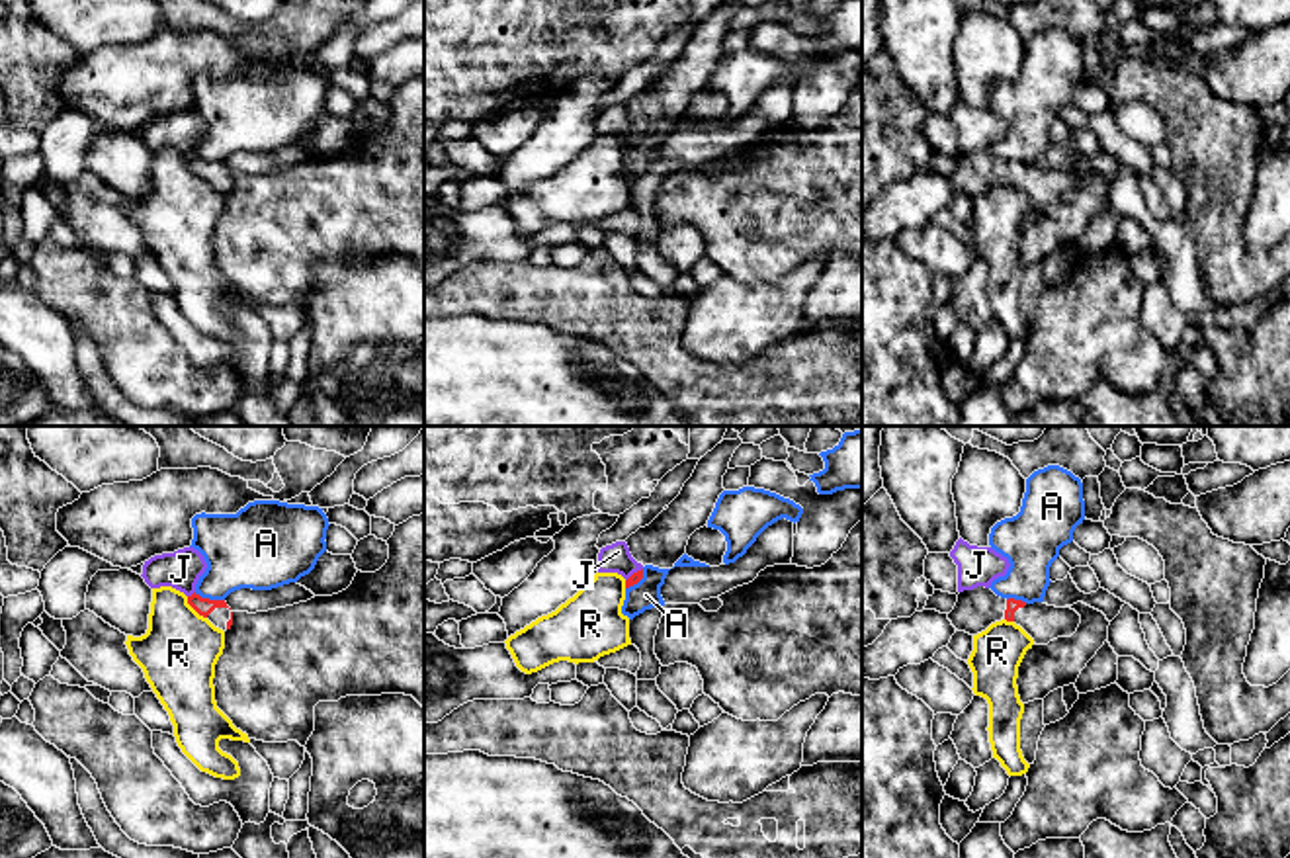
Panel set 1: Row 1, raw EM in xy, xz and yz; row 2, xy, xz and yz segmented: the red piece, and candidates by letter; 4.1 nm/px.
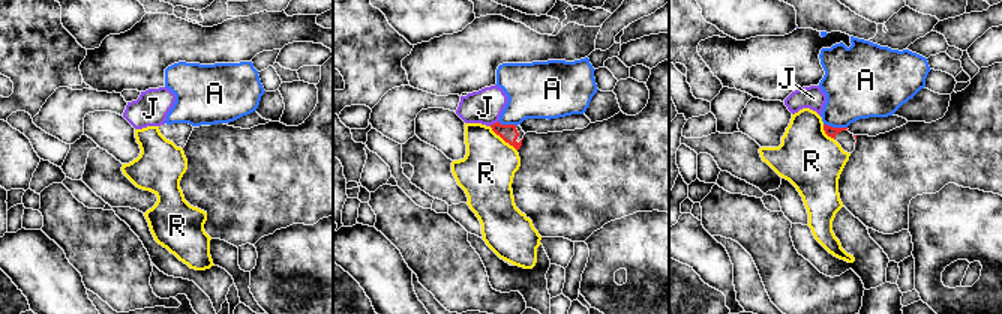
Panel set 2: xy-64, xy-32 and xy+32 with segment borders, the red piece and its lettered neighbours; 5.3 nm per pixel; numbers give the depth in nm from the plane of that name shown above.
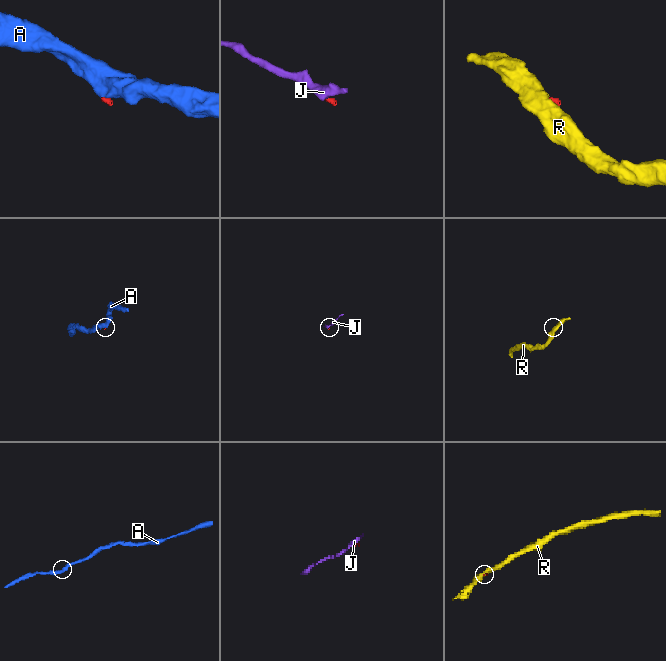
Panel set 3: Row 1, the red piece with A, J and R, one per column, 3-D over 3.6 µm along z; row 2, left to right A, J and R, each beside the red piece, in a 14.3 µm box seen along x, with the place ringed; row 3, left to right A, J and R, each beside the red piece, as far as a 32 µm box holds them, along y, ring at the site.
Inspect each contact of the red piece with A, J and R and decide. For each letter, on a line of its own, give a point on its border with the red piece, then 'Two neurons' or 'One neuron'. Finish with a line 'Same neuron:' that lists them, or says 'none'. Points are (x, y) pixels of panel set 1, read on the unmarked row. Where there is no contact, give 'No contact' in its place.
A: Touches red at xy (208, 161). Two neurons
J: Touches red at xy (192, 157). Two neurons
R: Touches red at xy (194, 171). Two neurons
Same neuron: none

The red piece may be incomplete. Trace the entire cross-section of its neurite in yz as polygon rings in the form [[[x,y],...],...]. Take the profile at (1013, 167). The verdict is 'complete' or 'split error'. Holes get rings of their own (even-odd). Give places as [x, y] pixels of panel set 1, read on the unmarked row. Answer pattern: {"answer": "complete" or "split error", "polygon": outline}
{"answer": "split error", "polygon": [[[985,149],[960,154],[948,182],[958,193],[969,197],[977,197],[1001,182],[1014,184],[1036,207],[1048,207],[1057,199],[1071,199],[1081,186],[1081,178],[1071,170],[1055,170],[1044,164],[1026,166],[1014,160],[1007,162]]]}

